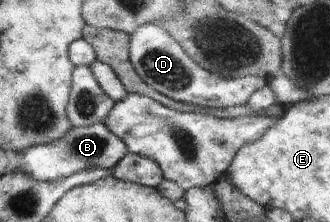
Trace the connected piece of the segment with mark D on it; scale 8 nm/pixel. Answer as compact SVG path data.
M142 24L129 36L129 62L136 75L155 92L180 103L192 104L206 109L228 109L246 105L252 94L268 85L263 77L218 77L194 63L180 44L164 31L159 24Z

